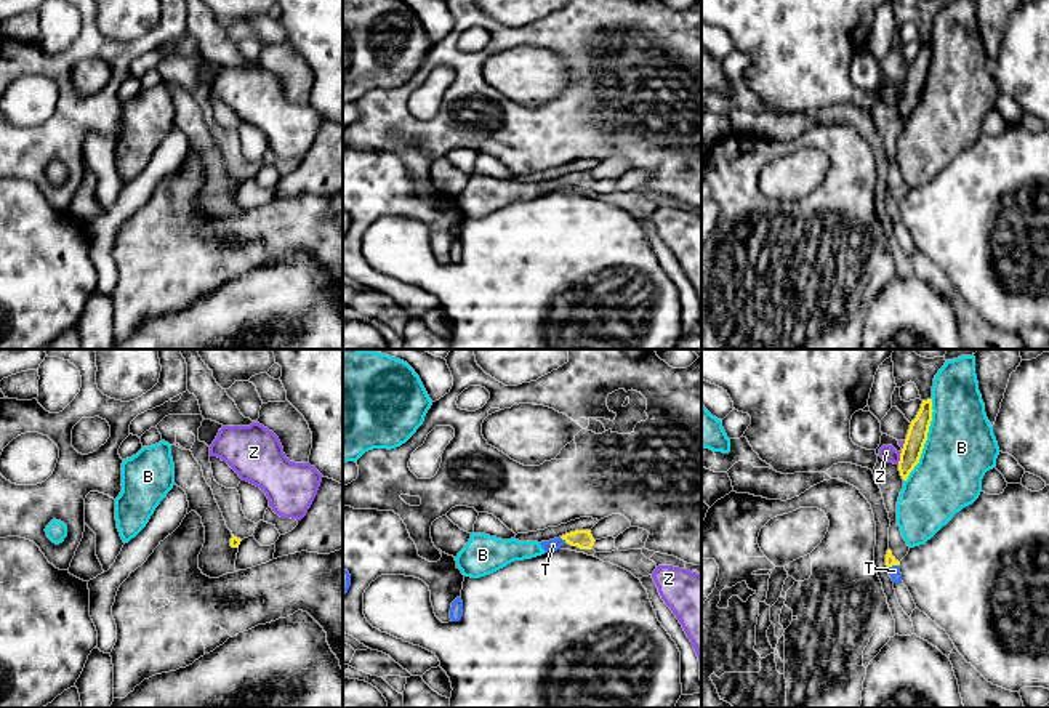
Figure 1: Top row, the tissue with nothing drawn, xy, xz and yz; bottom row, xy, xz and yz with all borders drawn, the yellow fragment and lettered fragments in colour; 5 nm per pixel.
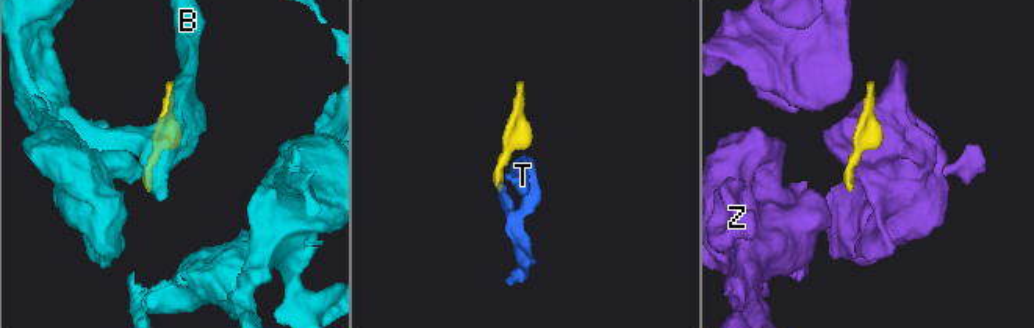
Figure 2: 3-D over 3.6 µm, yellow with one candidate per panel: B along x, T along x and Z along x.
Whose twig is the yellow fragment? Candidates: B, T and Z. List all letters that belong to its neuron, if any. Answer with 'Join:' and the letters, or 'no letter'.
Join: T

